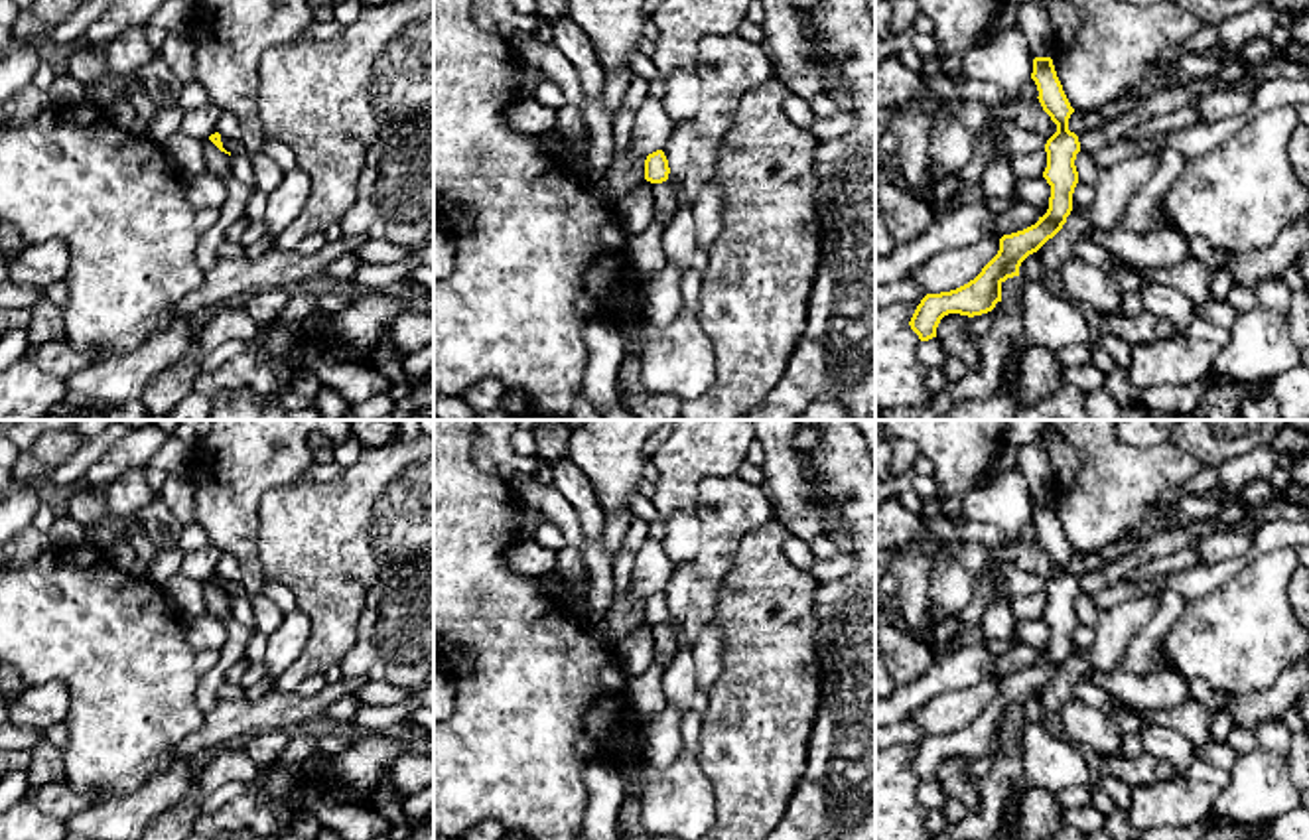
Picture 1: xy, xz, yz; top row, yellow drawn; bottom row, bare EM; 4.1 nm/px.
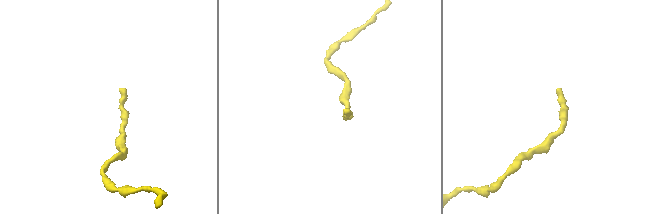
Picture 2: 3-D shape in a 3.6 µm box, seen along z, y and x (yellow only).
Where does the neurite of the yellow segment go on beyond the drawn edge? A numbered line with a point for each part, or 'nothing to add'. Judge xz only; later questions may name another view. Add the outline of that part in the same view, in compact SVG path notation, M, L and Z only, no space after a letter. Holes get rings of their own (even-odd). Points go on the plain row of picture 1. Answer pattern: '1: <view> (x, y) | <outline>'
nothing to add

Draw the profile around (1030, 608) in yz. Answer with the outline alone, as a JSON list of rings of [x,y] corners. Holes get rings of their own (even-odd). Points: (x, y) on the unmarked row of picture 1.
[[[1045,590],[1035,592],[1031,595],[1011,599],[1011,613],[1013,613],[1015,625],[1021,623],[1021,621],[1043,619],[1045,609],[1047,609]]]

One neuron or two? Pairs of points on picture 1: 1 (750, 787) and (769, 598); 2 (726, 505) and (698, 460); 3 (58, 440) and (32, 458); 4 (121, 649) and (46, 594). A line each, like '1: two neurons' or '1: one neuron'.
1: one neuron
2: two neurons
3: one neuron
4: one neuron

